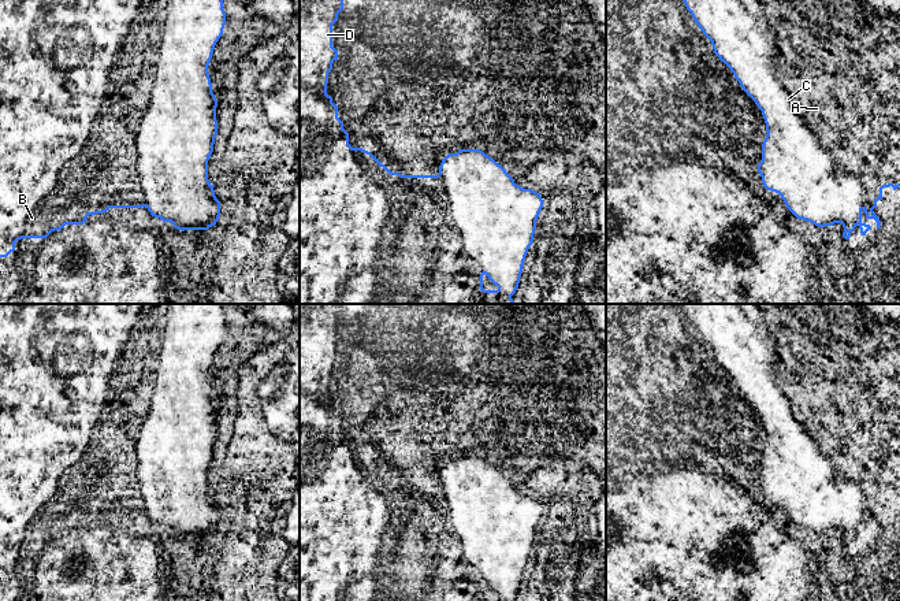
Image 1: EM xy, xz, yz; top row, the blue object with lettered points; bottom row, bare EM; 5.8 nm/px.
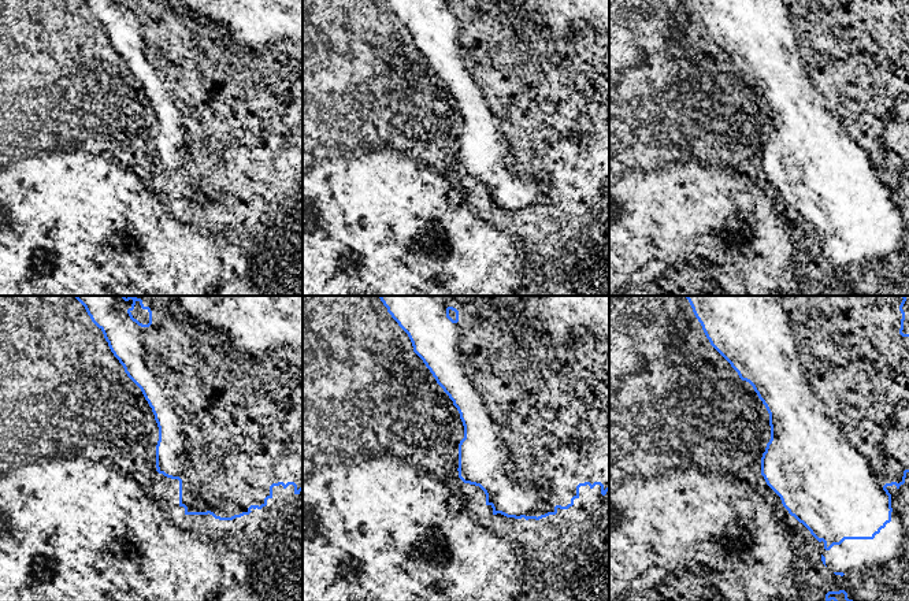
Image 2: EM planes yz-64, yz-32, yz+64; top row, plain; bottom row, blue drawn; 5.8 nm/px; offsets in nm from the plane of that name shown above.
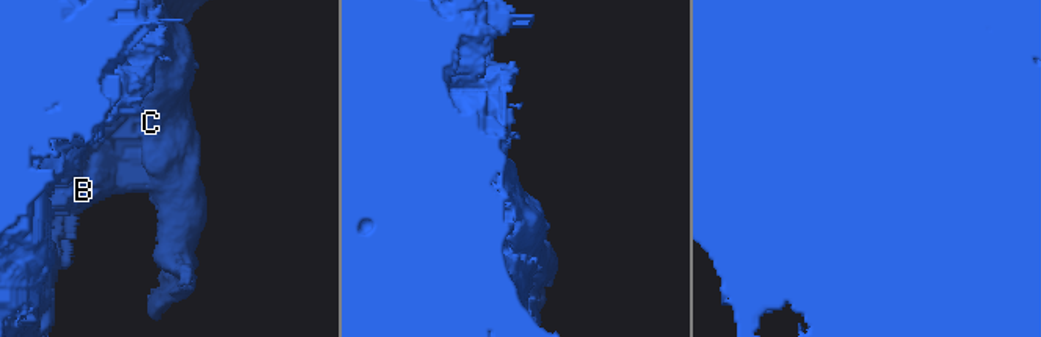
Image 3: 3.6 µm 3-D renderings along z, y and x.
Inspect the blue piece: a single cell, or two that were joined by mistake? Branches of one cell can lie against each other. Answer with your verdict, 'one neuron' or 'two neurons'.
two neurons

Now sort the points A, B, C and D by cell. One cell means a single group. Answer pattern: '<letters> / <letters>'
A B D / C

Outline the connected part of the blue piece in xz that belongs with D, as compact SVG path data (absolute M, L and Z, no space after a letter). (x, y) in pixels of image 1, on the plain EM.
M300 304L300 601L505 601L502 597L483 596L483 576L462 554L462 544L453 524L453 511L461 500L453 497L443 475L454 465L462 465L465 456L449 460L439 472L438 482L402 482L390 478L376 463L349 450L349 439L338 424L338 412L327 401L328 379L338 367L332 353L332 331L343 316L343 304Z

